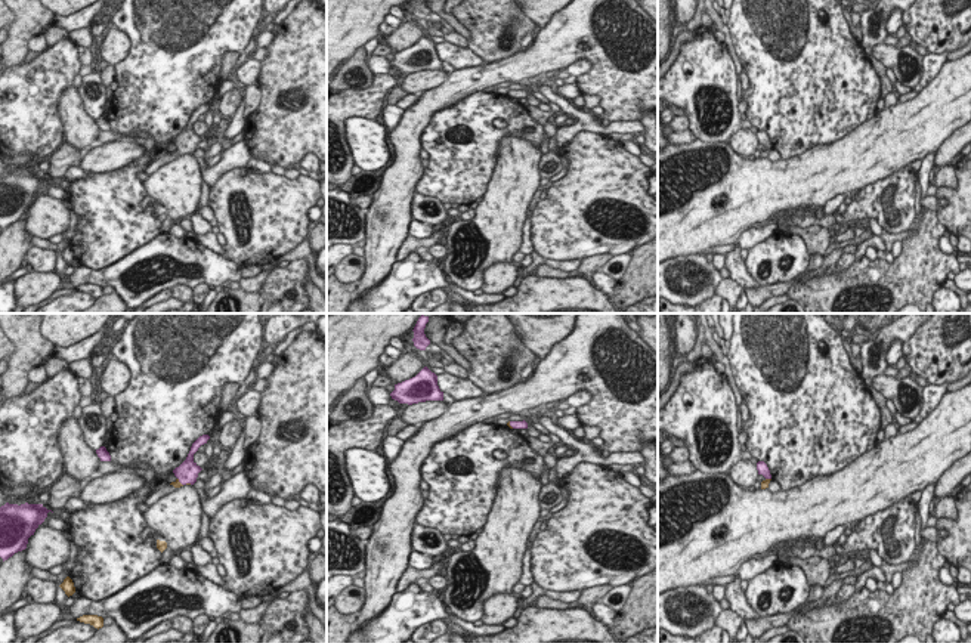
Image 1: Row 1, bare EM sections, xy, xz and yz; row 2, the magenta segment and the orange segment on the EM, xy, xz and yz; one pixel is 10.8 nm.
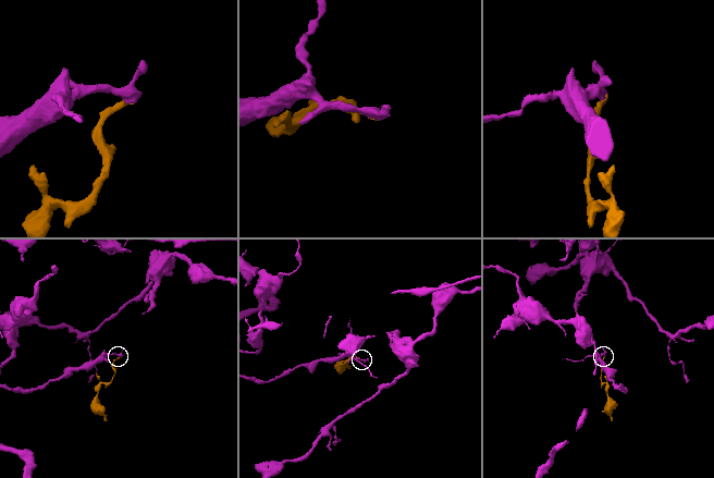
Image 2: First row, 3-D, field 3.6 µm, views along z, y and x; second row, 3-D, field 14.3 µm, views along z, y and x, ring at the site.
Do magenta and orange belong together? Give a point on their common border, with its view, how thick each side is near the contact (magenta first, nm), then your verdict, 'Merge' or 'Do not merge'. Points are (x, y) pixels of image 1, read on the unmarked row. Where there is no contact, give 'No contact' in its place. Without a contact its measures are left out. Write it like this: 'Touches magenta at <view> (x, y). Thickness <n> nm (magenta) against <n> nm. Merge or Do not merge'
Touches magenta at xy (179, 150). Thickness 220 nm (magenta) against 70 nm. Merge.

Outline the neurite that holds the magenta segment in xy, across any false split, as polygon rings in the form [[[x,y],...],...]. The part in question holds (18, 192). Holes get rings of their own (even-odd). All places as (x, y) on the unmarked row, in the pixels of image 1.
[[[9,173],[0,176],[0,226],[7,229],[27,217],[28,207],[47,186],[43,173]]]

